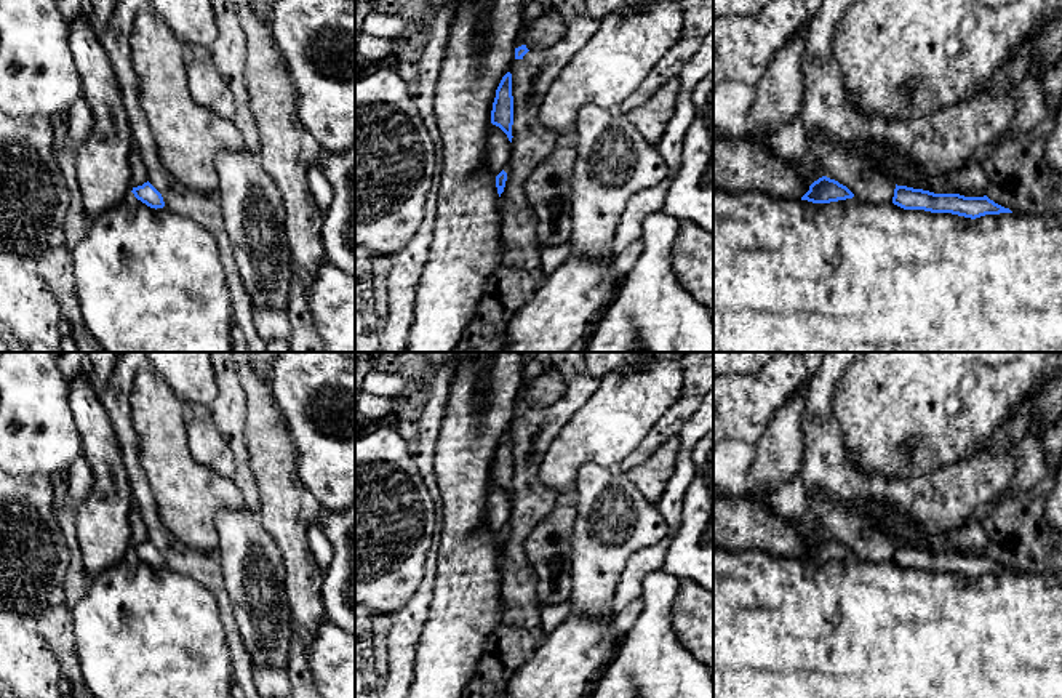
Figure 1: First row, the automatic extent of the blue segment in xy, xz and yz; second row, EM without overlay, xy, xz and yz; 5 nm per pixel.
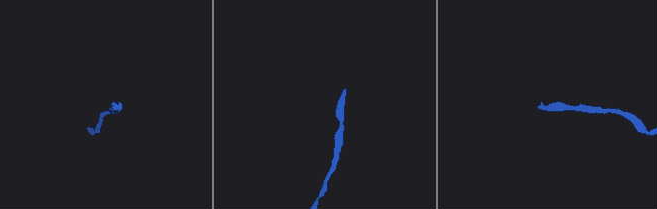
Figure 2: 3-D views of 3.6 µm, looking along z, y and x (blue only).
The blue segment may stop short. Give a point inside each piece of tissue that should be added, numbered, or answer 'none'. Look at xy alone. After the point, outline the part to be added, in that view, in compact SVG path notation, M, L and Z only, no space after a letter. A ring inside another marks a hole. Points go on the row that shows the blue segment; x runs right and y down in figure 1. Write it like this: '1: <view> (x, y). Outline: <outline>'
none

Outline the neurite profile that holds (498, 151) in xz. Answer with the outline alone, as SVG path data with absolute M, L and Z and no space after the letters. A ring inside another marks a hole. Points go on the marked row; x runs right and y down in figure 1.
M491 123L489 136L485 149L483 170L497 176L507 165L512 154L512 144L507 134Z

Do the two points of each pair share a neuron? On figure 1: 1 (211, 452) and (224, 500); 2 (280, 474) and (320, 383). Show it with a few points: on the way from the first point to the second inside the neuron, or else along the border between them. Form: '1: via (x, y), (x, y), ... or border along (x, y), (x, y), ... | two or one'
1: border along (187, 447), (199, 461), (231, 479) | two
2: border along (279, 410), (291, 439), (301, 482) | two

